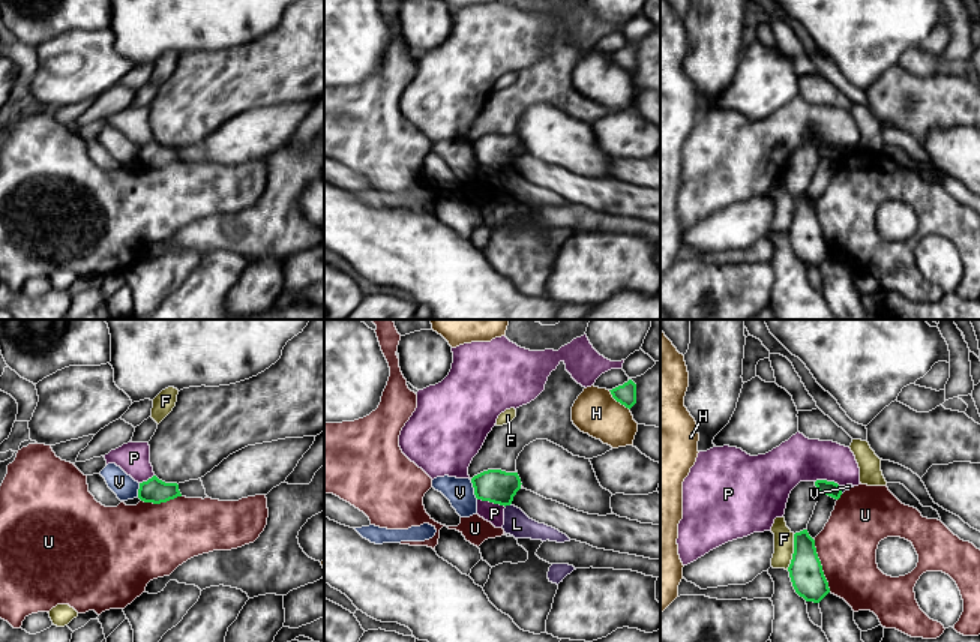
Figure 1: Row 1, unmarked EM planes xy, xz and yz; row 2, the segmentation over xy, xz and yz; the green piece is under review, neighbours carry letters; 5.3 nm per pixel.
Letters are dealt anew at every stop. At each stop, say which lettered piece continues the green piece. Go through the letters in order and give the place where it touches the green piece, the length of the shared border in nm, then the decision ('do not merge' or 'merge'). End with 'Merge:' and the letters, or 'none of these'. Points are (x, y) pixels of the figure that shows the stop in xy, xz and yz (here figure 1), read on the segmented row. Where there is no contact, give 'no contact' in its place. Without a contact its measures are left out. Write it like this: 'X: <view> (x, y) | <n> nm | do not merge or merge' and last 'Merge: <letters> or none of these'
F: yz (794, 552) | 200 nm | do not merge
H: xz (619, 401) | 160 nm | do not merge
L: xz (508, 504) | 40 nm | do not merge
P: xz (491, 501) | 160 nm | do not merge
U: yz (821, 566) | 300 nm | do not merge
V: xz (474, 489) | 110 nm | do not merge
Merge: none of these

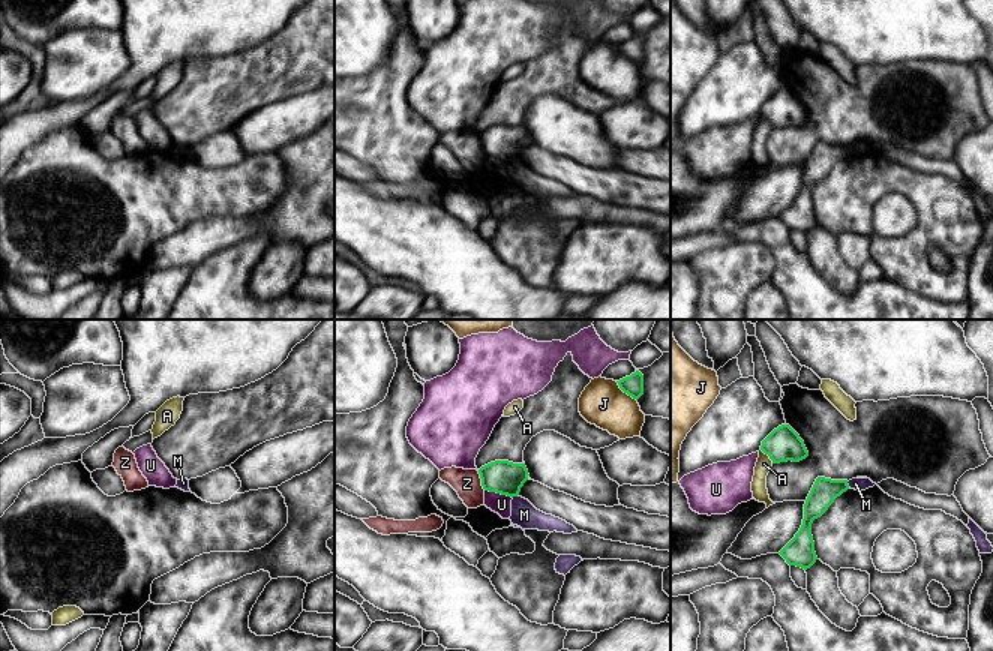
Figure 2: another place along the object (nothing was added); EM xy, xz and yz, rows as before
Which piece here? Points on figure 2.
A: yz (768, 455) | 100 nm | do not merge
J: xz (626, 392) | 160 nm | do not merge
M: xz (515, 495) | 40 nm | do not merge
U: xz (498, 492) | 160 nm | do not merge
Z: xz (482, 480) | 110 nm | do not merge
Merge: none of these

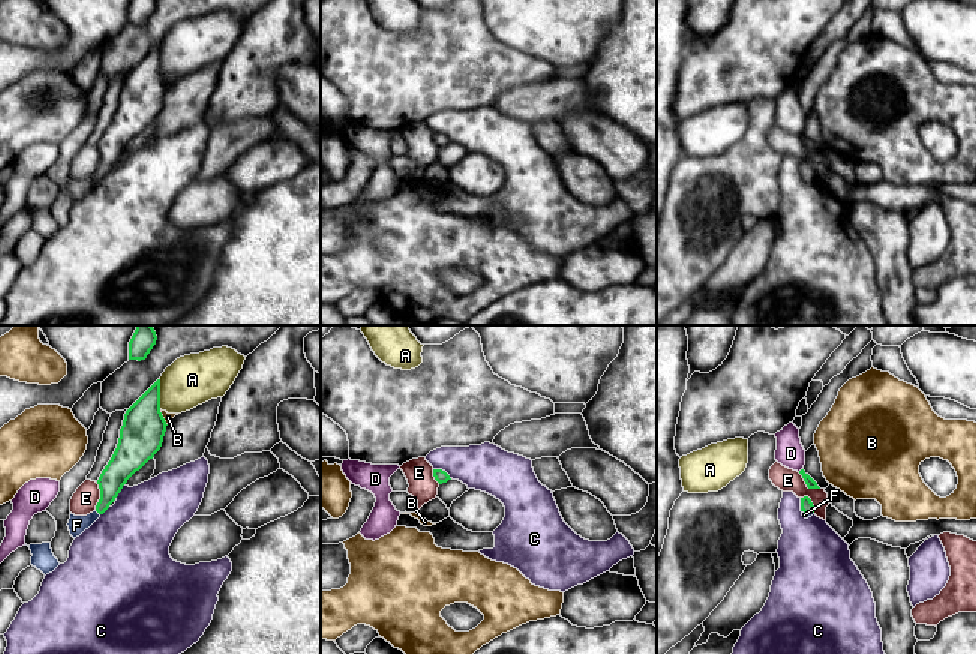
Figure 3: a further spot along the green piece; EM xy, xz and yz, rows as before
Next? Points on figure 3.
A: xy (159, 395) | 160 nm | do not merge
B: xy (162, 417) | 100 nm | do not merge
C: xz (441, 470) | 110 nm | do not merge
D: no contact | do not merge
E: yz (807, 486) | 150 nm | do not merge
F: xy (98, 512) | 40 nm | merge
Merge: F

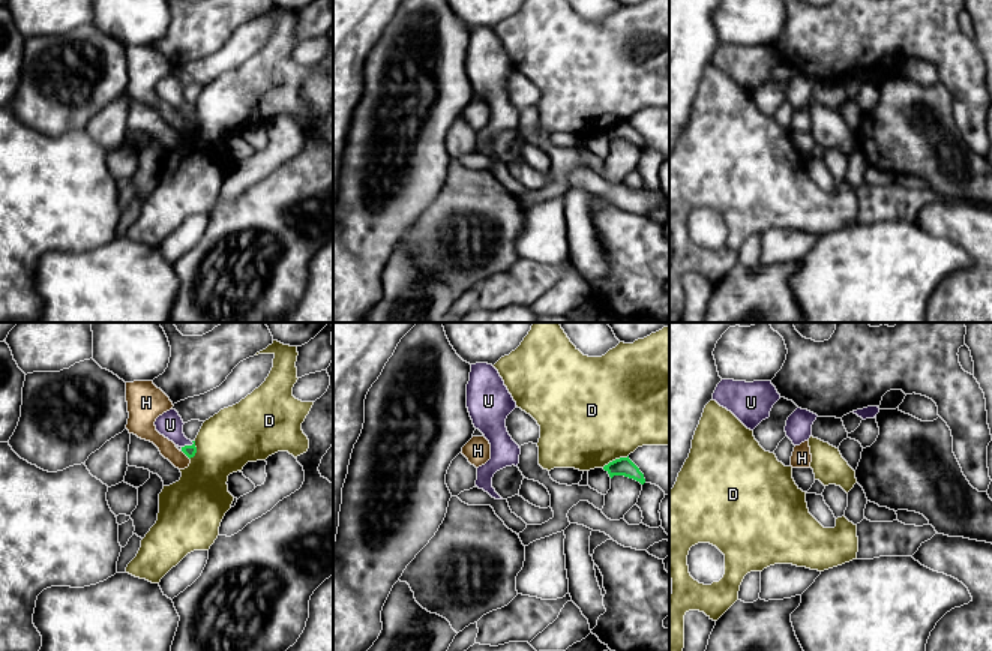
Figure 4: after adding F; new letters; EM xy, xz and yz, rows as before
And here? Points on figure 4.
D: xz (616, 459) | 160 nm | do not merge
H: xy (185, 453) | 70 nm | do not merge
U: xy (188, 446) | 80 nm | merge
Merge: U

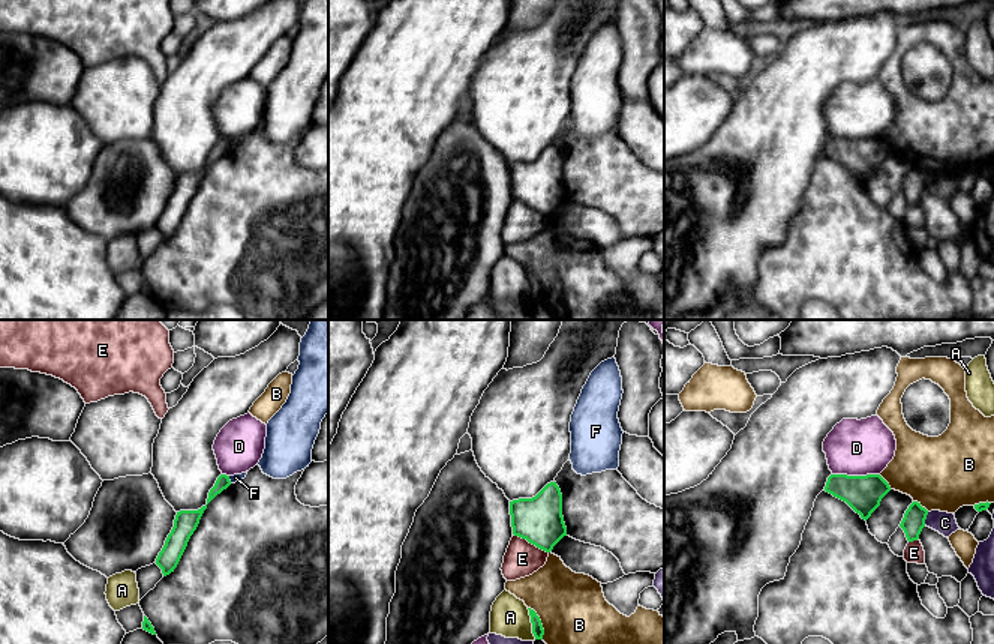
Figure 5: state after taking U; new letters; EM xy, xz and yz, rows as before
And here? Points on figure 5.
A: xz (531, 622) | 180 nm | do not merge
B: xz (540, 622) | 190 nm | do not merge
C: yz (925, 518) | 80 nm | do not merge
D: yz (856, 476) | 260 nm | do not merge
E: xz (531, 542) | 220 nm | do not merge
F: xy (228, 479) | 40 nm | do not merge
Merge: none of these

